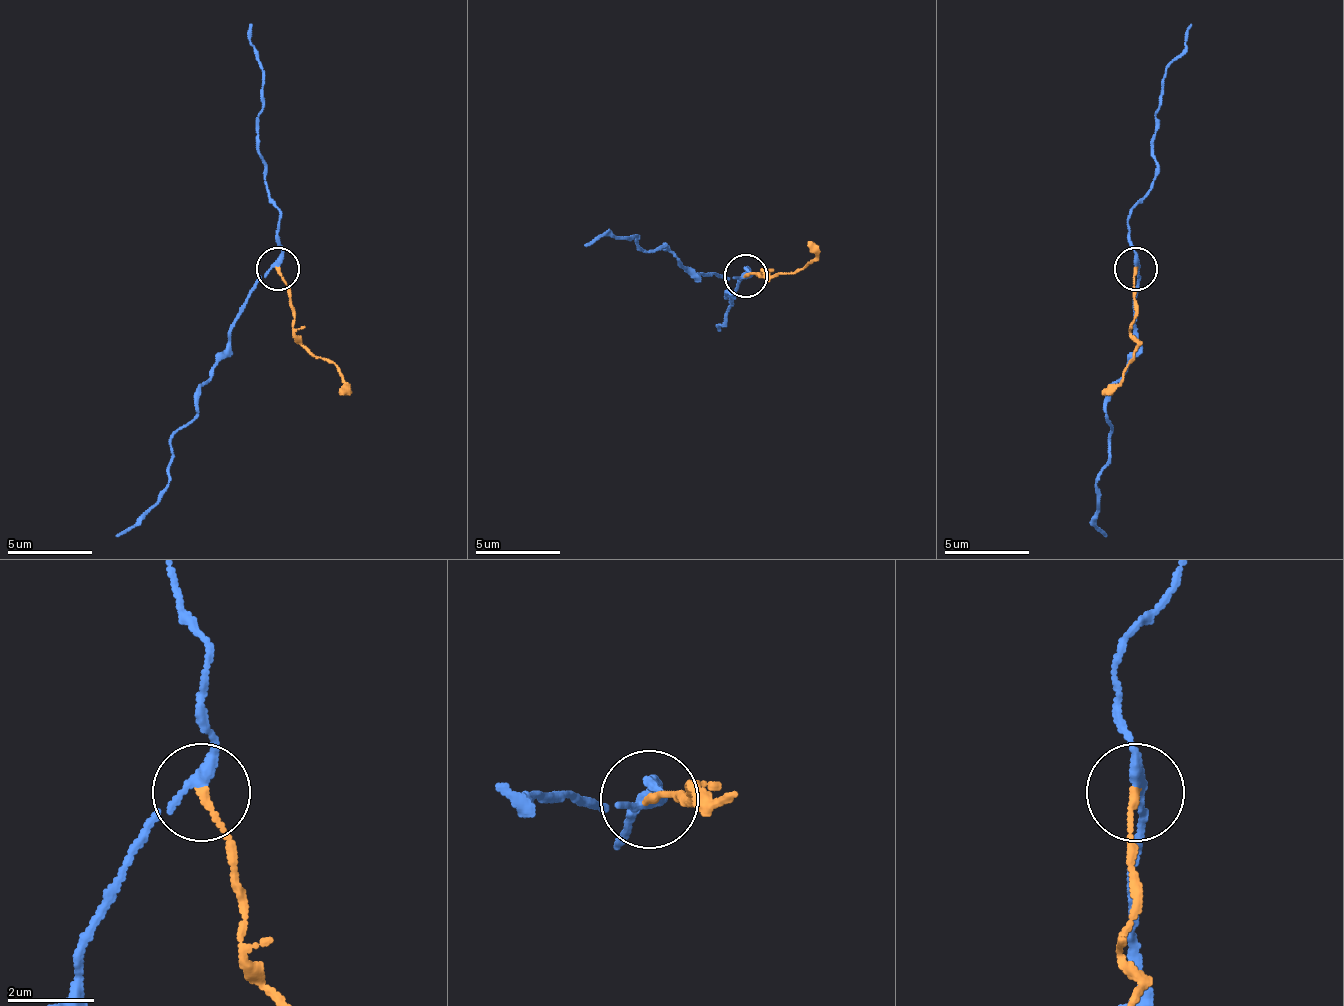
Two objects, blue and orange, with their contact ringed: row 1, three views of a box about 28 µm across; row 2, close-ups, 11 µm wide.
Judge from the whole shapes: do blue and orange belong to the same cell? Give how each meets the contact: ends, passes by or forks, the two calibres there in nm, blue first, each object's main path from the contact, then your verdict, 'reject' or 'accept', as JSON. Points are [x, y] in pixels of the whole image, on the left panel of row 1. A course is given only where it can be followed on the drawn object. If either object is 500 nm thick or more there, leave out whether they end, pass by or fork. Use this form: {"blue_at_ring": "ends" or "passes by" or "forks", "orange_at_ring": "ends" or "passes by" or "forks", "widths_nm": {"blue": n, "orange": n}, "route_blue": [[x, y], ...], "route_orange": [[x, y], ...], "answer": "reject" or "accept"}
{"blue_at_ring": "passes by", "orange_at_ring": "ends", "widths_nm": {"blue": 200, "orange": 160}, "route_blue": [[278, 266], [257, 283], [231, 330], [231, 351], [197, 389], [197, 415], [172, 436], [167, 492], [116, 534]], "route_orange": [[278, 270], [295, 338], [334, 364], [347, 385], [338, 389]], "answer": "reject"}

